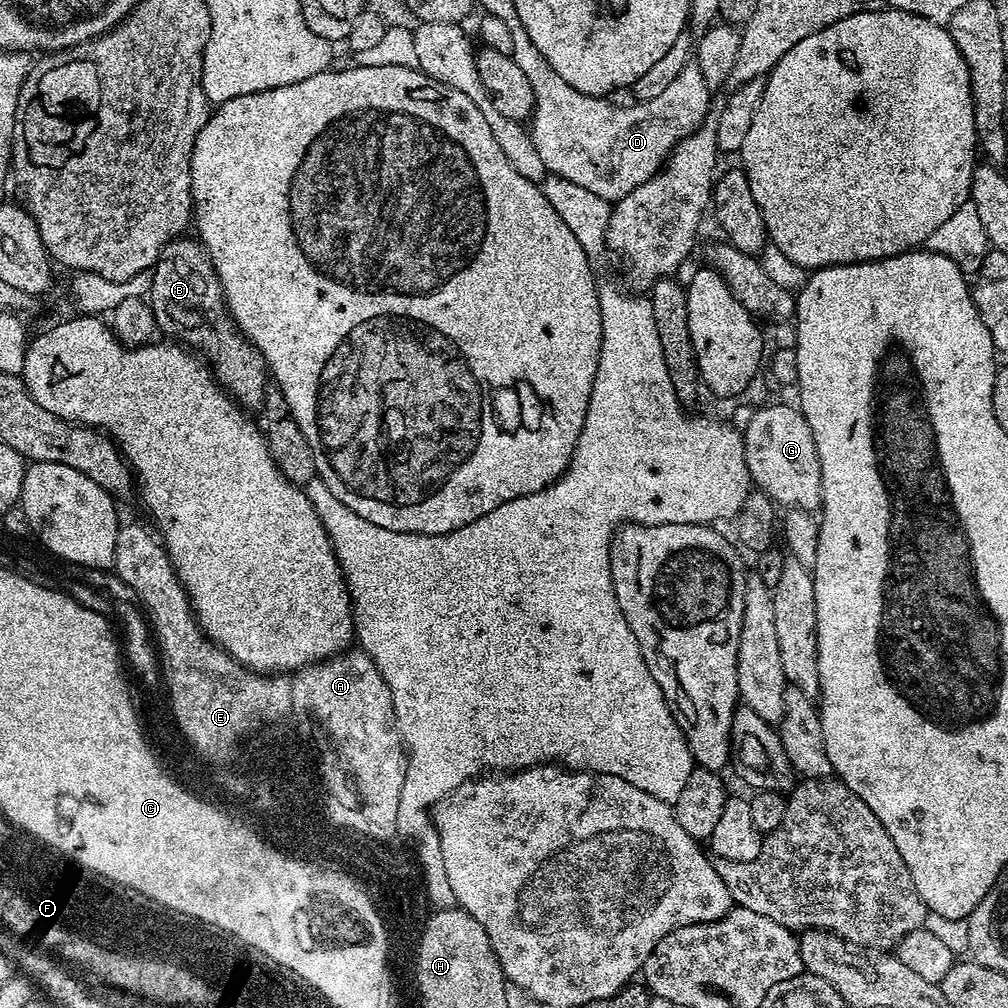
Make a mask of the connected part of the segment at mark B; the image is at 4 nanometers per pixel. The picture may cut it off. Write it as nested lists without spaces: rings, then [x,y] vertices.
[[[177,238],[171,244],[167,244],[162,250],[162,254],[156,259],[155,268],[151,269],[152,296],[150,295],[150,303],[154,310],[156,327],[163,335],[164,332],[168,335],[165,337],[171,338],[181,345],[193,346],[192,344],[201,344],[204,347],[204,352],[202,351],[203,359],[208,367],[212,369],[217,385],[223,386],[228,395],[240,405],[241,409],[259,409],[264,402],[264,390],[266,387],[266,381],[264,381],[264,376],[266,380],[264,356],[249,340],[244,338],[236,323],[229,316],[220,279],[214,270],[212,259],[204,251],[203,244],[195,239],[192,239],[193,241],[188,239]]]

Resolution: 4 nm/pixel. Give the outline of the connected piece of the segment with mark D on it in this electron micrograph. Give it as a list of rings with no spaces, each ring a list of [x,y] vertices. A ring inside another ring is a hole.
[[[526,32],[514,36],[512,57],[518,62],[522,74],[534,86],[534,110],[530,117],[530,135],[534,150],[544,163],[545,173],[566,178],[585,190],[598,194],[598,198],[615,202],[626,198],[630,190],[651,180],[664,167],[680,141],[685,140],[708,117],[710,89],[702,70],[690,62],[670,82],[670,87],[658,98],[631,102],[625,108],[611,104],[611,99],[582,94],[546,62],[534,46],[524,40]]]

